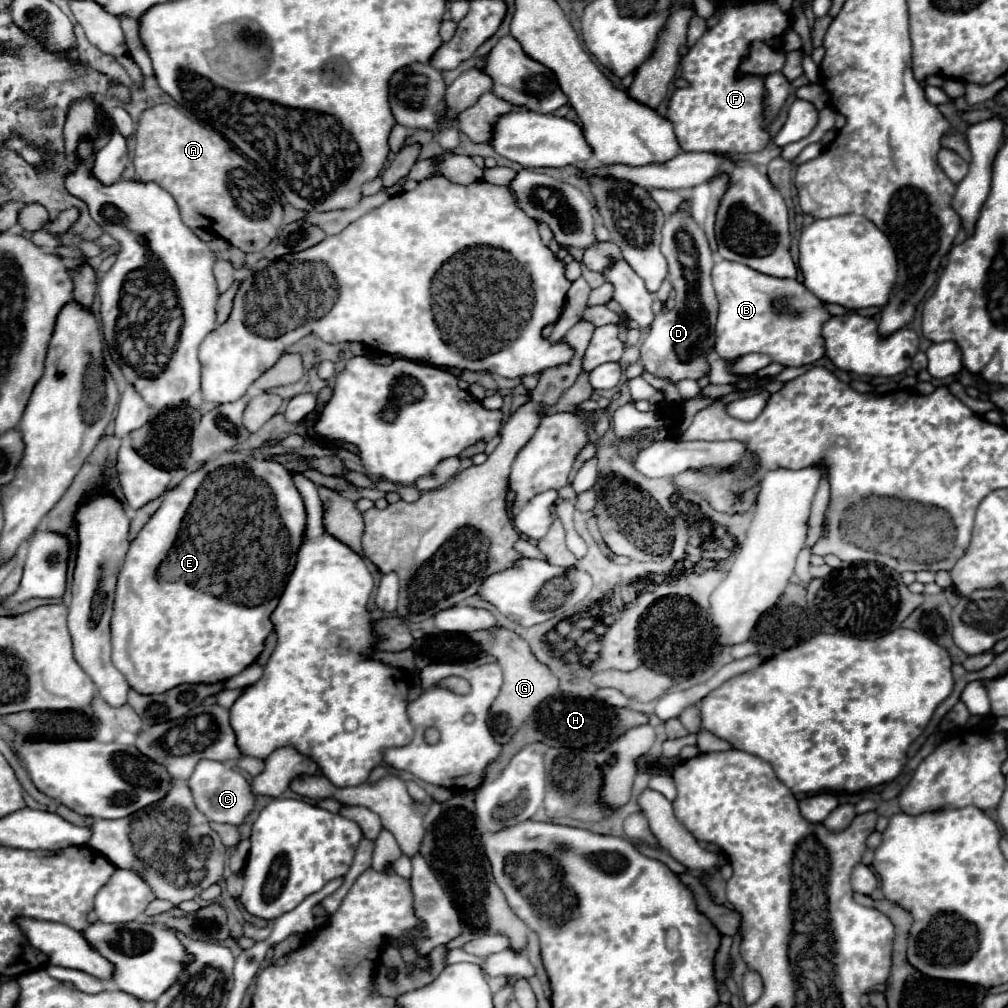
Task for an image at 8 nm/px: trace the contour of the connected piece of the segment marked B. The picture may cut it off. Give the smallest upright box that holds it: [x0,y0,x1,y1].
[713,260,831,366]

